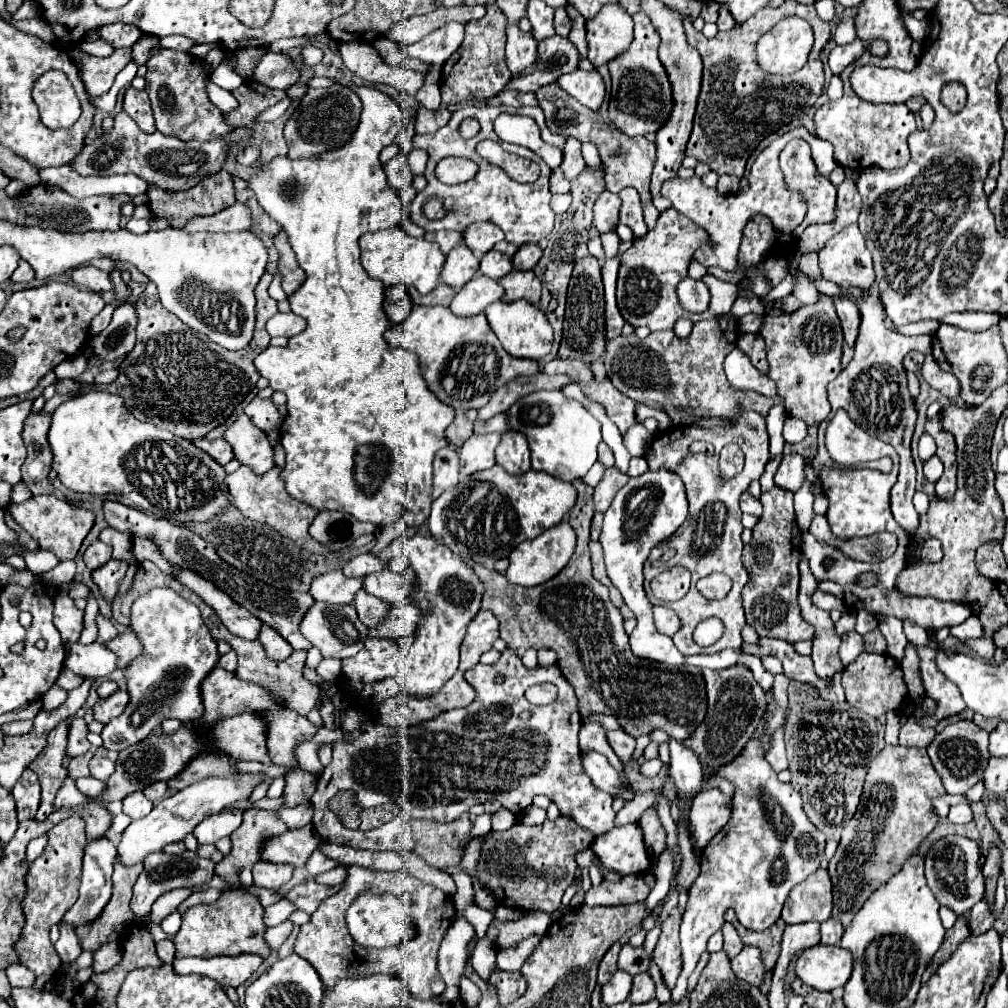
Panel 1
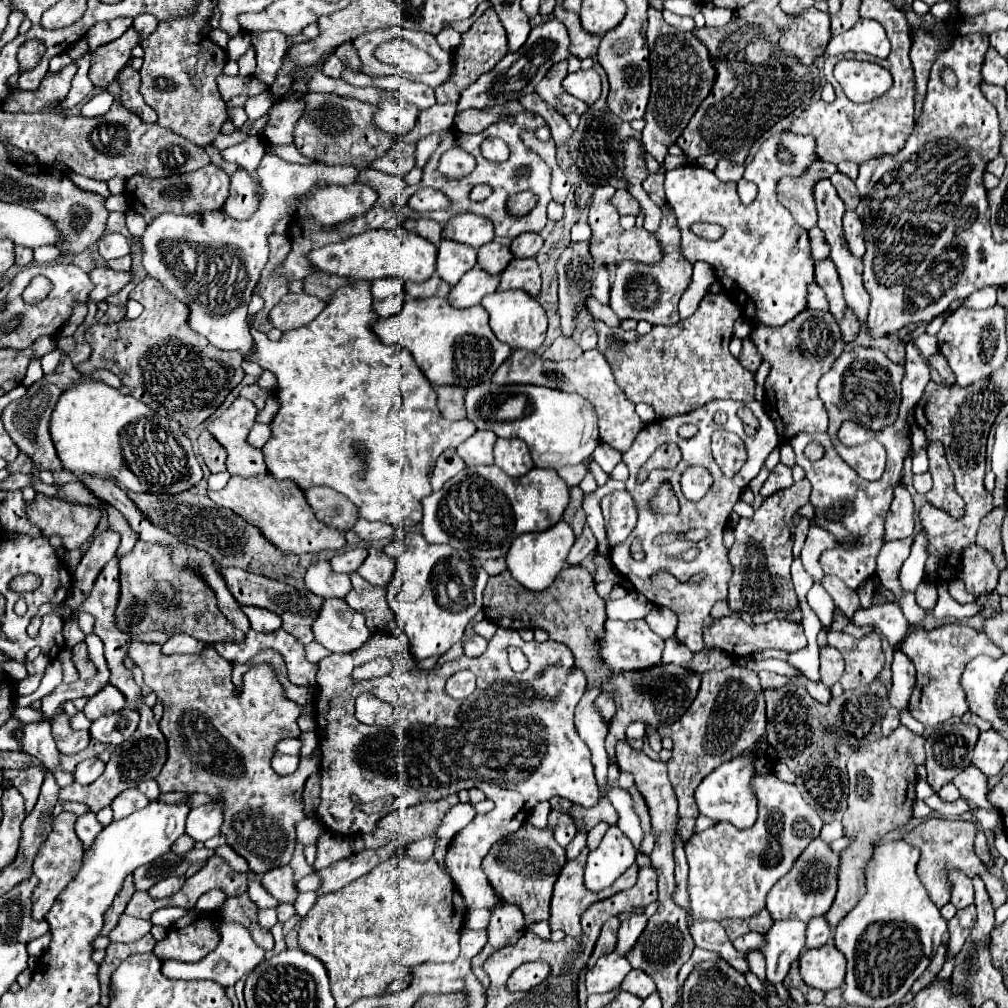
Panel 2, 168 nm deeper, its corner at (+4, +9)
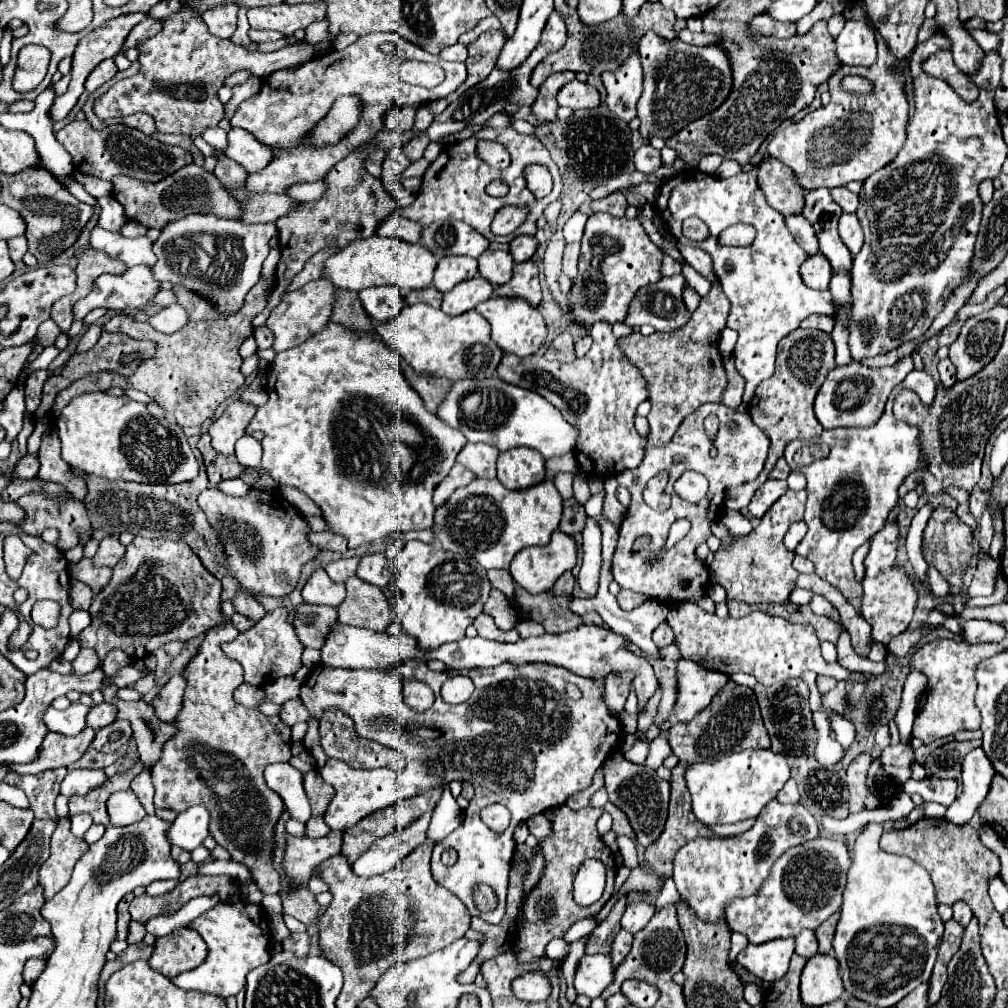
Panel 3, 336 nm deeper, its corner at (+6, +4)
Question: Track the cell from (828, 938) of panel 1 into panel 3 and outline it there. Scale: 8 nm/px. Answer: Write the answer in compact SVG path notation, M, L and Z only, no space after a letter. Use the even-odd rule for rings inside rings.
M802 930L796 938L796 954L804 958L812 958L818 952L818 942L814 936L814 930Z

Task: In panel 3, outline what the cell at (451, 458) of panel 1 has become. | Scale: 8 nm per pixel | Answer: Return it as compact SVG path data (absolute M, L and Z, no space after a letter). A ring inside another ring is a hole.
M454 464L452 470L450 470L450 474L434 490L434 498L432 498L434 506L440 508L450 498L450 494L454 490L458 490L460 486L468 486L468 482L472 482L472 478L476 478L476 476L468 468L464 468L462 464Z

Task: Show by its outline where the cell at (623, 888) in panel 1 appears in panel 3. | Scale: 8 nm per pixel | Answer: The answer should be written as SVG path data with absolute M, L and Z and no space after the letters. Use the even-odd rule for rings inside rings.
M556 806L552 810L554 810L552 834L540 840L540 848L542 848L544 864L546 864L544 874L540 876L540 882L524 896L524 902L522 902L524 922L512 946L512 950L516 950L518 962L536 962L536 958L546 958L546 944L552 938L562 938L574 922L596 914L610 900L612 886L614 886L614 876L616 876L614 854L602 842L596 830L596 822L604 810L602 808L582 808L574 812L568 806ZM588 858L596 858L606 866L606 890L604 890L604 896L592 906L578 906L572 898L572 882L574 882L574 876L580 864Z

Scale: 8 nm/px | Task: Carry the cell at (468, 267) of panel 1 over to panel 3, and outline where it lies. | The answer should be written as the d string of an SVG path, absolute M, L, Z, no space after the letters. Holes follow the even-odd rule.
M442 258L434 272L434 286L440 292L450 292L458 282L474 278L476 272L476 258Z

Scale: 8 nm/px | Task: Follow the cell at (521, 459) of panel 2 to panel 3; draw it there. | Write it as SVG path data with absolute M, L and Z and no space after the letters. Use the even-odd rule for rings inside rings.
M514 448L498 456L498 480L508 490L524 490L544 482L546 460L536 450Z

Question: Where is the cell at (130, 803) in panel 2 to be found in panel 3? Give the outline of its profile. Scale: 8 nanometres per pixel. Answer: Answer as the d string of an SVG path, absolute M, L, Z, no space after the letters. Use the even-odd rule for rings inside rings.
M120 790L108 798L108 814L112 826L128 826L134 822L140 822L146 812L140 806L136 794L132 790Z

